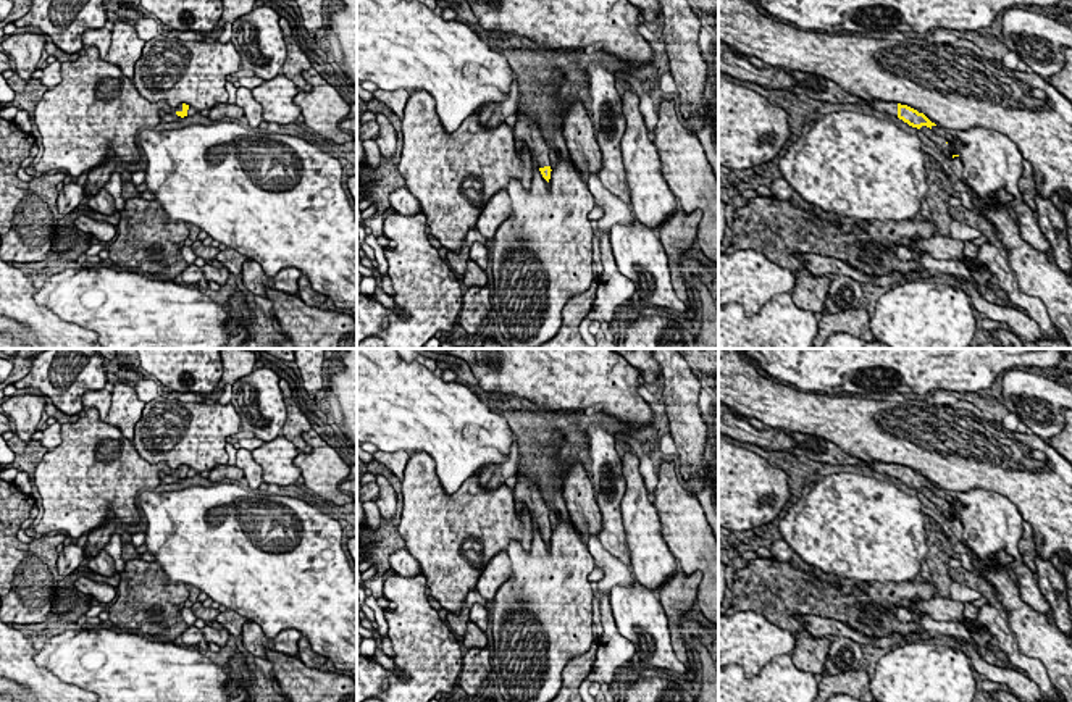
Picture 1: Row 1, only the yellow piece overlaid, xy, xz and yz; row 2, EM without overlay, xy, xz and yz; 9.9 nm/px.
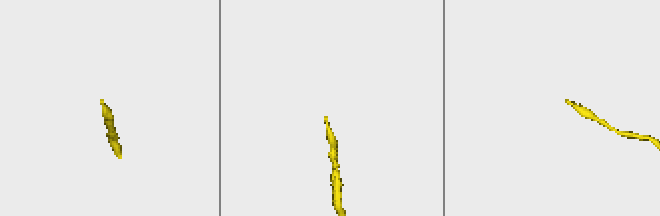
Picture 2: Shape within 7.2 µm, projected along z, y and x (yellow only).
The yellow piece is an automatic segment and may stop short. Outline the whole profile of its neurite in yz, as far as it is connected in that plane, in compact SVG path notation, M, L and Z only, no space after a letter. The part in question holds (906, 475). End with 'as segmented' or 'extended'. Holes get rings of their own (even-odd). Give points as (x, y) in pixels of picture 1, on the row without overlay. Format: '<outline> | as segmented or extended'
M786 431L786 434L796 442L796 447L791 450L791 453L801 460L814 460L831 466L870 466L877 476L898 478L899 481L917 491L920 491L922 487L927 487L930 491L936 487L923 474L919 474L917 471L907 466L883 462L864 462L843 452L838 445L822 437L791 431Z | extended

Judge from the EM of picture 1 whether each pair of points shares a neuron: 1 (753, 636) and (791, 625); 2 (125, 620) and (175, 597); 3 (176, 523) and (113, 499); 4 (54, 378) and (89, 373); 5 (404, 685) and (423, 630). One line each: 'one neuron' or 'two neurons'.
1: two neurons
2: one neuron
3: two neurons
4: one neuron
5: one neuron

